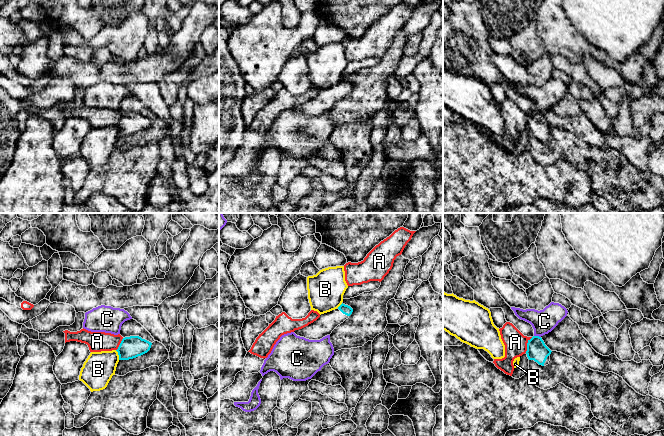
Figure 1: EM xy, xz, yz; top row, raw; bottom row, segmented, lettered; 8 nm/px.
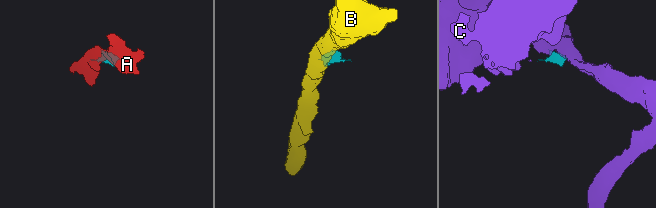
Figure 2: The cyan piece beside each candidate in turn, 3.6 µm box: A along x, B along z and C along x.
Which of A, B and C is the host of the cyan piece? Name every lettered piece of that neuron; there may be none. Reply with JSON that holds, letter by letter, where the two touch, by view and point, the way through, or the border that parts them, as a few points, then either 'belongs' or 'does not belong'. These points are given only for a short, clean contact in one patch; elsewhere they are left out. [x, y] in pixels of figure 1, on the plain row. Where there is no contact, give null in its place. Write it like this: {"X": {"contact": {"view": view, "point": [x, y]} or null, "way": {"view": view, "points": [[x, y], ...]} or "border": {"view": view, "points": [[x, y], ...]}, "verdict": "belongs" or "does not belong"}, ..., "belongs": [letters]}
{"A": {"contact": {"view": "yz", "point": [527, 121]}, "verdict": "does not belong"}, "B": {"contact": {"view": "xy", "point": [118, 130]}, "border": {"view": "xy", "points": [[115, 126], [119, 135]]}, "verdict": "does not belong"}, "C": {"contact": {"view": "yz", "point": [537, 112]}, "border": {"view": "yz", "points": [[534, 111], [540, 113]]}, "verdict": "does not belong"}, "belongs": []}

